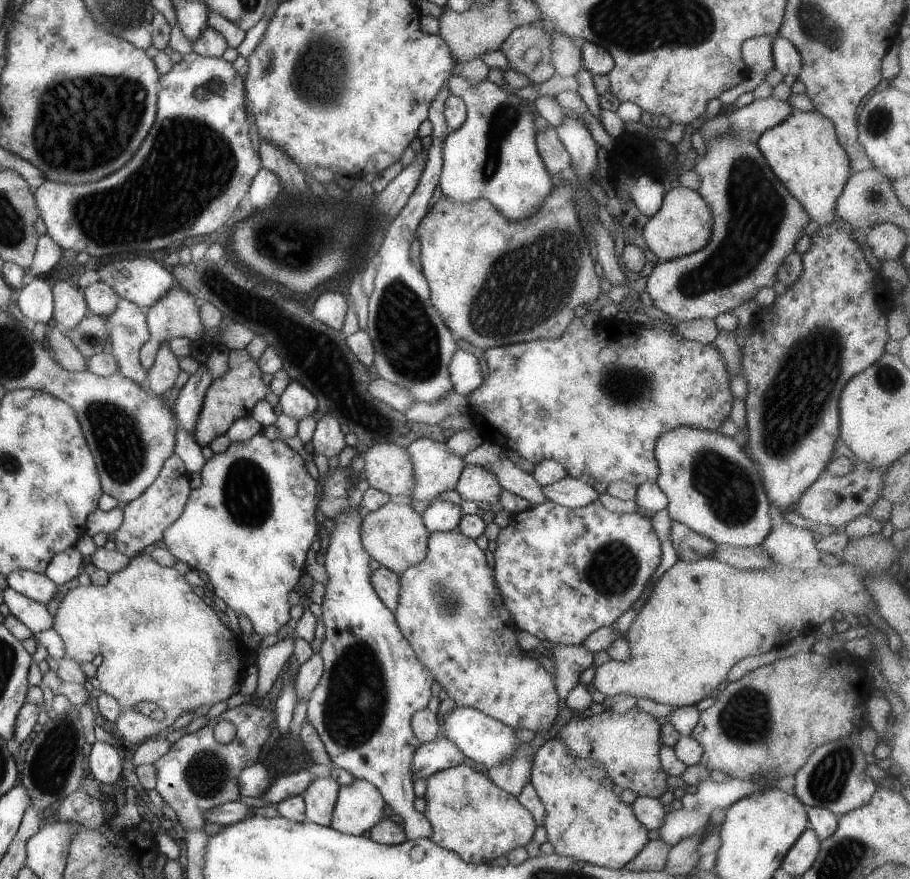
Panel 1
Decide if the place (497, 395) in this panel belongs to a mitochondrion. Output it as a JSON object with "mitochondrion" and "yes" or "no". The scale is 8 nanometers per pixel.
{"mitochondrion":"no"}

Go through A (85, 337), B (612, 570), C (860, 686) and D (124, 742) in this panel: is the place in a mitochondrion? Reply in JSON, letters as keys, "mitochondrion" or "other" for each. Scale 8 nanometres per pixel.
{"A":"mitochondrion","B":"mitochondrion","C":"other","D":"other"}

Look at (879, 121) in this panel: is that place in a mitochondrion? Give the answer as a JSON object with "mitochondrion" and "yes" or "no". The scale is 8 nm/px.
{"mitochondrion":"yes"}

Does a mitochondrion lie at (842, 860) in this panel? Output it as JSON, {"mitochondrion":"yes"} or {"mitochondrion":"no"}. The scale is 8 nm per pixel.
{"mitochondrion":"yes"}

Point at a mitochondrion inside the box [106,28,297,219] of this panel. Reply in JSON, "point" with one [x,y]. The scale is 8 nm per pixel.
{"point":[212,89]}

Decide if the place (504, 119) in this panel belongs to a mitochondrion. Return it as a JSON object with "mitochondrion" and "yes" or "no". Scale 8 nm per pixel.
{"mitochondrion":"yes"}

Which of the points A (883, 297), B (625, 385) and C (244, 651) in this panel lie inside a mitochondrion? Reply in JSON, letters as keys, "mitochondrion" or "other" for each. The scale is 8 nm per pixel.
{"A":"other","B":"mitochondrion","C":"other"}

